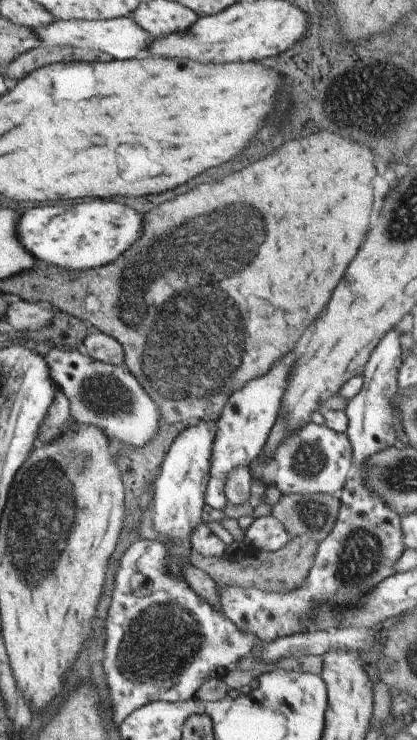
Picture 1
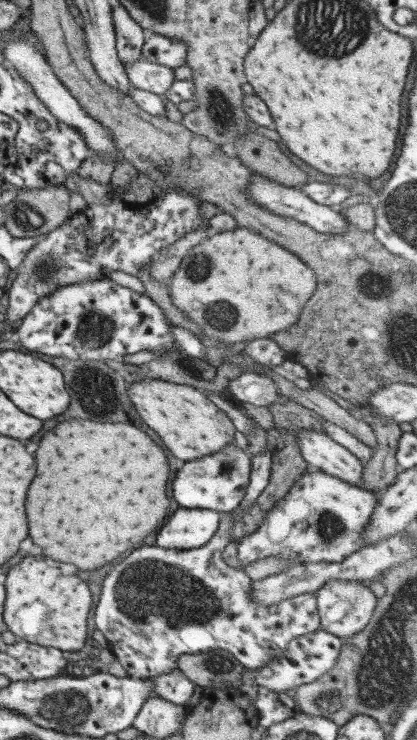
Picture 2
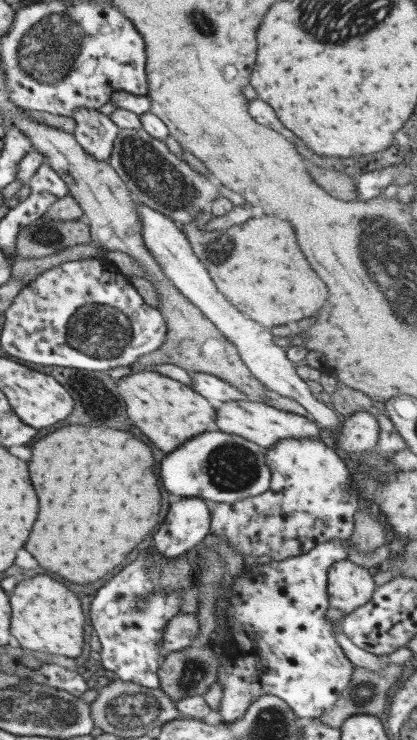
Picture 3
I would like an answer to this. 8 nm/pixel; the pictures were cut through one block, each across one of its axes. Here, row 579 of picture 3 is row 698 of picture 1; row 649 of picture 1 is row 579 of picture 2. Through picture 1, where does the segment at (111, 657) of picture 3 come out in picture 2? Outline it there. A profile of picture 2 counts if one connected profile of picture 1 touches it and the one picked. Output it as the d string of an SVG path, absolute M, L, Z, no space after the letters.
M220 518L217 529L213 536L202 547L192 548L183 551L175 549L157 548L157 546L143 546L133 550L127 558L123 558L119 564L113 566L113 570L105 576L105 582L101 584L101 592L93 610L93 624L95 628L103 634L108 643L108 650L113 654L115 660L121 665L121 668L131 677L146 679L155 675L167 673L171 669L176 668L176 660L182 654L195 654L199 652L207 652L209 650L221 649L231 653L247 670L259 670L263 666L267 666L271 660L277 660L279 656L283 656L285 646L288 646L289 640L298 638L298 636L306 635L320 628L319 616L317 616L316 598L312 593L300 594L279 600L279 603L273 605L261 605L257 601L253 601L251 597L252 581L241 571L231 568L223 562L221 552L225 545L229 544L229 536L232 531L231 520L234 518Z

